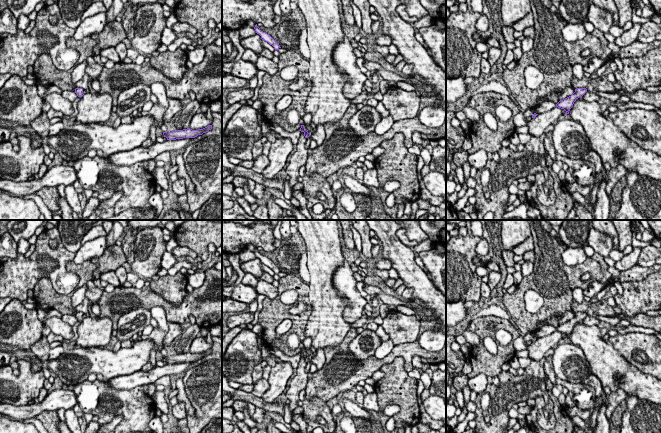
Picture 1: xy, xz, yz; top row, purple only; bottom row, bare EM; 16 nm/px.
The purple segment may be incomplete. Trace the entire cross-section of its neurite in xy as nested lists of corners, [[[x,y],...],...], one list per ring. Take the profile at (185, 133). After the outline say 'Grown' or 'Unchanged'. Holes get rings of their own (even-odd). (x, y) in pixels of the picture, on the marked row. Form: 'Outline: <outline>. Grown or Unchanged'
Outline: [[[208,125],[203,129],[192,130],[190,128],[183,129],[183,130],[176,130],[173,132],[163,132],[163,135],[167,138],[167,140],[176,140],[176,139],[183,139],[183,138],[195,138],[198,135],[202,135],[203,133],[208,132],[212,129],[212,125]]]. Unchanged

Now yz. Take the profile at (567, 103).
Outline: [[[577,88],[577,89],[575,89],[575,92],[571,96],[567,97],[563,100],[560,100],[556,104],[556,107],[564,109],[566,111],[565,115],[569,114],[569,111],[573,107],[574,102],[579,97],[582,97],[586,92],[587,92],[586,88]]]. Unchanged

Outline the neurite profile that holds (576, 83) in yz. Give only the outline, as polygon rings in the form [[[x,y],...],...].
[[[573,75],[571,84],[575,89],[586,88],[587,91],[595,93],[597,95],[599,92],[614,93],[616,90],[613,83],[611,83],[608,80],[607,76],[604,76],[604,75],[593,80],[590,80],[586,76],[584,76],[583,79],[578,79]]]

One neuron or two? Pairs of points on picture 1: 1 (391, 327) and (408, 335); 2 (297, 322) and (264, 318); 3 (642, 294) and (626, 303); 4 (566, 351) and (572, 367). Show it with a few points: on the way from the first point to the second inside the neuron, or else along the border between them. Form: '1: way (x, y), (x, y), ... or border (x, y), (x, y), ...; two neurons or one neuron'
1: way (395, 329), (397, 331), (404, 331); one neuron
2: way (289, 316), (272, 316); one neuron
3: way (638, 297), (630, 303); one neuron
4: way (566, 355), (569, 363); one neuron

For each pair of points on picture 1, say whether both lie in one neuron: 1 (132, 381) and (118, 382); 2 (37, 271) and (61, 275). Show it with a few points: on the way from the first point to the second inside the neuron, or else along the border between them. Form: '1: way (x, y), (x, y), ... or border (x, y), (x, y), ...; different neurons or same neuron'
1: way (129, 381), (121, 382); same neuron
2: way (43, 270), (55, 271); same neuron

